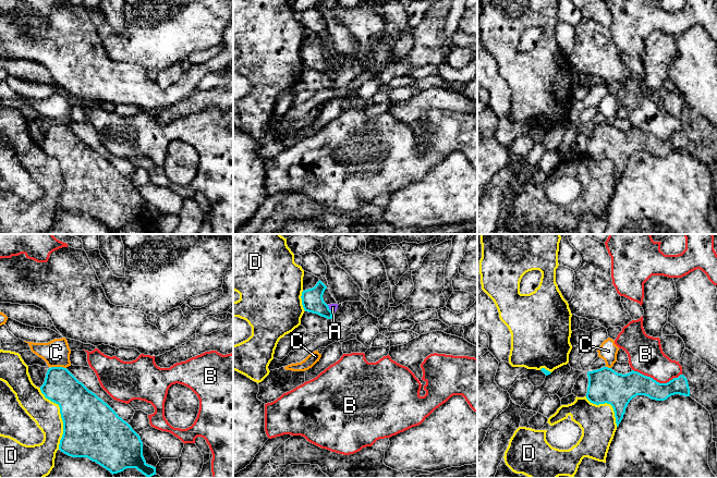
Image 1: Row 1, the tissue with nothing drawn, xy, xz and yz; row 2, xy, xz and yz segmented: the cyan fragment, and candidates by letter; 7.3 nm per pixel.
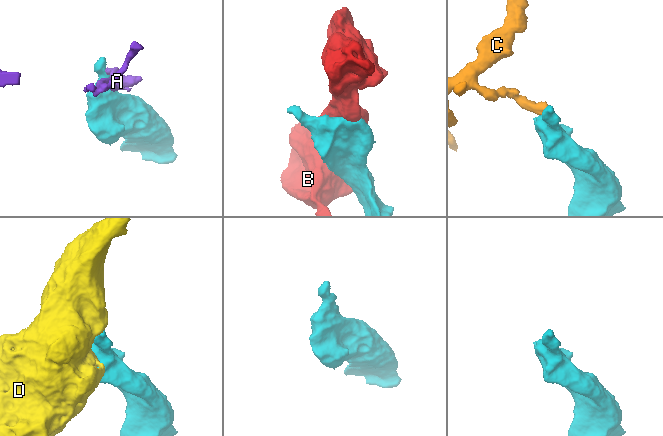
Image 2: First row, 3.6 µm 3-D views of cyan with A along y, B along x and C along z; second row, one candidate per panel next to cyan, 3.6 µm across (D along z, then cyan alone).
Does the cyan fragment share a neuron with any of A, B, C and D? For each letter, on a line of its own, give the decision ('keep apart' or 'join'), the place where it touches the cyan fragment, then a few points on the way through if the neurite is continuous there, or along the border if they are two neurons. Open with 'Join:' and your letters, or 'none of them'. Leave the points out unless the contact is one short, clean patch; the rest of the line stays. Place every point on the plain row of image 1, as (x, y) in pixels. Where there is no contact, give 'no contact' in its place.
Join: none of them
A: keep apart | xz (329, 65) | along xz (327, 61), (332, 69)
B: keep apart | yz (656, 137)
C: keep apart | xy (59, 123) | along xy (51, 122), (62, 122), (65, 124)
D: keep apart | xy (61, 172)

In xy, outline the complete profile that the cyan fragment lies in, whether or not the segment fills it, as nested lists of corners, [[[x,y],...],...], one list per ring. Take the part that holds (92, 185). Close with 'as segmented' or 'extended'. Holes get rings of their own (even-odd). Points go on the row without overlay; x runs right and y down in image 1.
[[[49,124],[40,147],[46,155],[60,163],[63,177],[63,191],[59,200],[61,208],[72,213],[87,213],[112,231],[126,224],[136,224],[146,234],[156,231],[156,223],[148,221],[143,212],[141,193],[107,159],[89,147],[66,124]]] | as segmented

